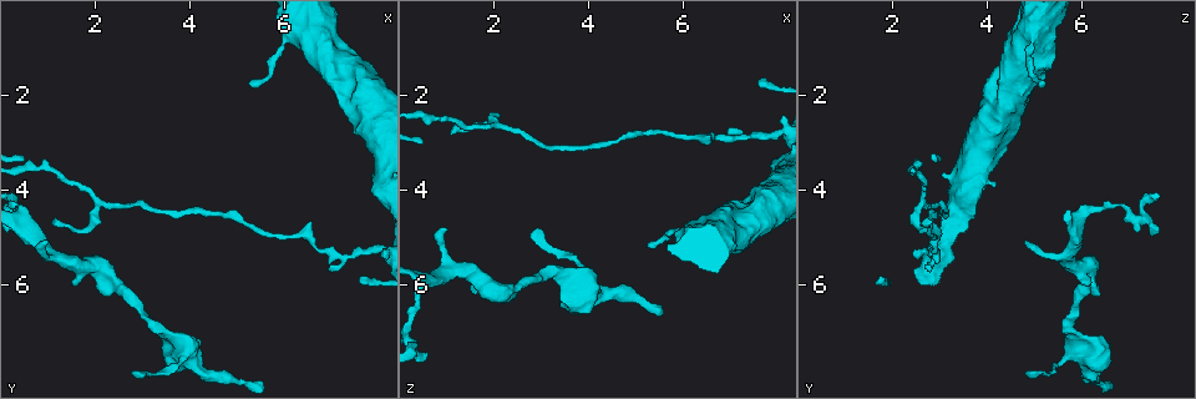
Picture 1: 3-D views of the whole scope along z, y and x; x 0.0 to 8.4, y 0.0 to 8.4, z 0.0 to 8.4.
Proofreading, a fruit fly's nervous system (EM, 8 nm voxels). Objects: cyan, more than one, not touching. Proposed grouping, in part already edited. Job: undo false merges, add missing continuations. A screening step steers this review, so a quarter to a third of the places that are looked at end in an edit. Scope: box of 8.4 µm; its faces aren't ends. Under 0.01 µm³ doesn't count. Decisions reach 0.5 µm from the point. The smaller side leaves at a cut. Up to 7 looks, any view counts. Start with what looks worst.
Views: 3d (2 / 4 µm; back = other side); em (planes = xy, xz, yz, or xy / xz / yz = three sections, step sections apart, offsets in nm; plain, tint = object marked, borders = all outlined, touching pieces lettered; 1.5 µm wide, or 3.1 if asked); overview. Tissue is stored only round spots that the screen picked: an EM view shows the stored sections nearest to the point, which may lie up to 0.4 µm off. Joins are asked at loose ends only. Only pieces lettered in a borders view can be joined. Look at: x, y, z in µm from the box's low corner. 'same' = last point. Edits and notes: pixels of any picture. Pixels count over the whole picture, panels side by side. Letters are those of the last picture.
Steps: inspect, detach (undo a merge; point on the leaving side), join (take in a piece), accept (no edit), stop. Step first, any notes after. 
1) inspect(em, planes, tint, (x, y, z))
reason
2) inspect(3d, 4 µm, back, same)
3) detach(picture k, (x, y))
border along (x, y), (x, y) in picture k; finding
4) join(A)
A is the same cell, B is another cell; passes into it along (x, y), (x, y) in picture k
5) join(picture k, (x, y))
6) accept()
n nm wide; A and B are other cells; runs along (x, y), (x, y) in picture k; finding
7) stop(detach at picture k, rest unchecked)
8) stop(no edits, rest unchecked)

inspect(em, planes, plain, (1.10, 4.60, 2.75))
thin end

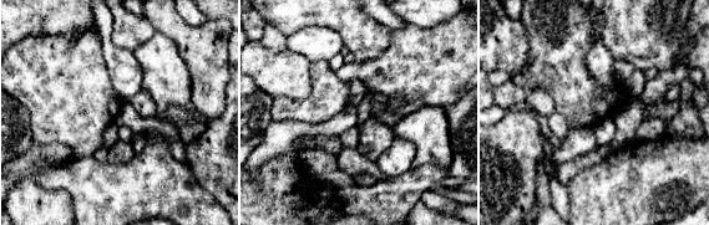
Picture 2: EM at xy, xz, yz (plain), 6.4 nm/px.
inspect(em, planes, borders, same)

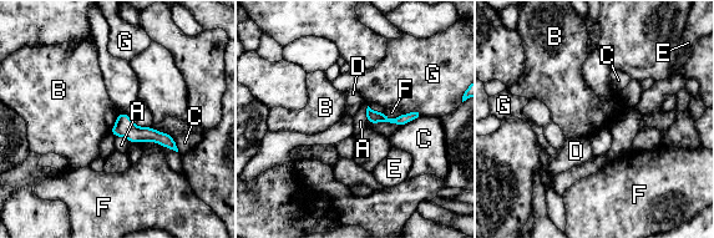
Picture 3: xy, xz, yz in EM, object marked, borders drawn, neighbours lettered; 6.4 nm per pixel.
accept()
A, B, C, D, E, F and G are other cells; runs along (115, 130), (153, 135), (172, 146) in picture 3; no lettered piece goes on from it

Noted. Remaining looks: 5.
inspect(em, planes, borders, (2.05, 6.05, 6.25))
tapers out

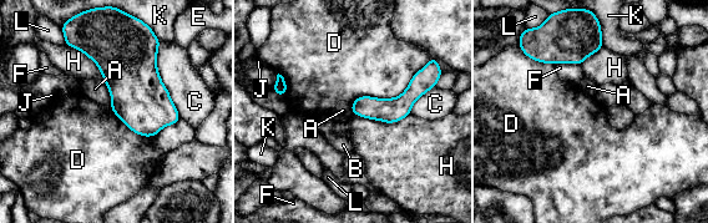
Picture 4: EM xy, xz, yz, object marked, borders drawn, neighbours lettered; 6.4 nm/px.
accept()
A, B, C, D, E, F, H, J, K and L are other cells; border along (426, 64), (399, 95), (350, 102) in picture 4; no lettered piece goes on from it

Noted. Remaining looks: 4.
inspect(em, xy, step 4, borders, (0.60, 4.90, 7.45))
thin end

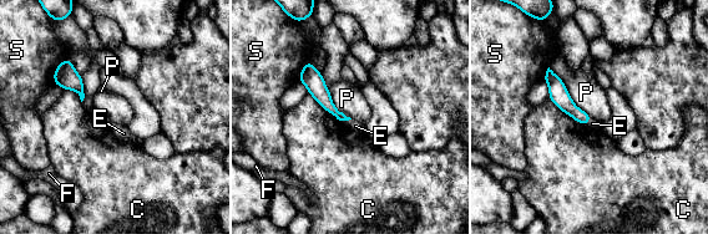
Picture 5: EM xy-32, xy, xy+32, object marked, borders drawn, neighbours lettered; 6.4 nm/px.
join(E)
E is the same cell, C, F, P and S are other cells; passes into it along (322, 95), (349, 118), (355, 126) in picture 5; the neuron continues

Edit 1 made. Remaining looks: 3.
stop(join at picture 5, rest unchecked)

